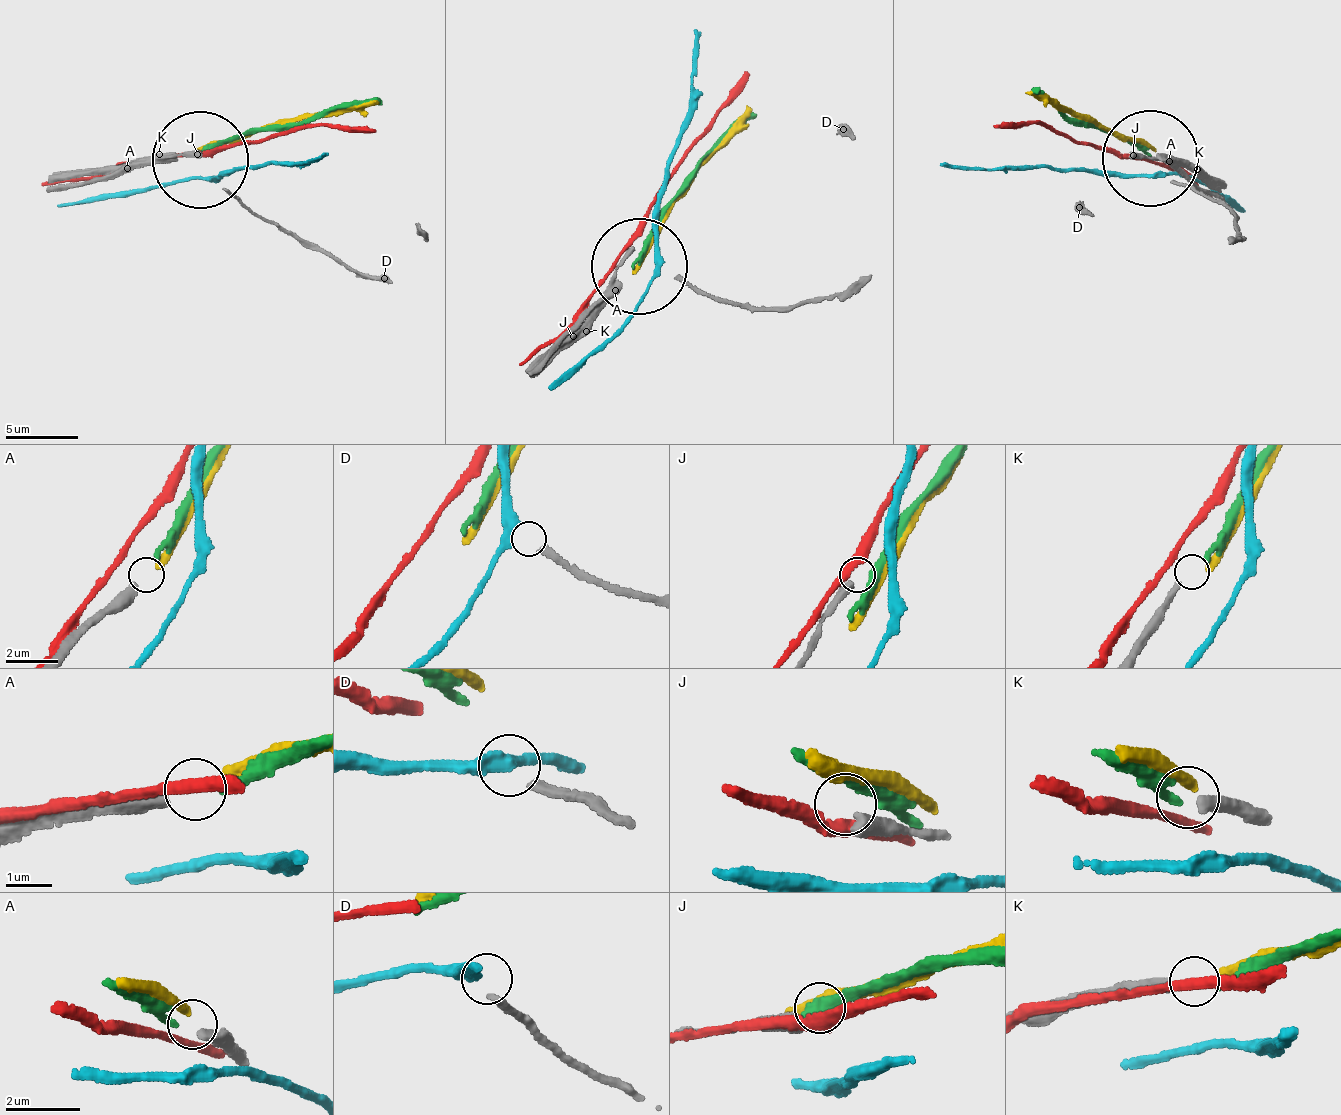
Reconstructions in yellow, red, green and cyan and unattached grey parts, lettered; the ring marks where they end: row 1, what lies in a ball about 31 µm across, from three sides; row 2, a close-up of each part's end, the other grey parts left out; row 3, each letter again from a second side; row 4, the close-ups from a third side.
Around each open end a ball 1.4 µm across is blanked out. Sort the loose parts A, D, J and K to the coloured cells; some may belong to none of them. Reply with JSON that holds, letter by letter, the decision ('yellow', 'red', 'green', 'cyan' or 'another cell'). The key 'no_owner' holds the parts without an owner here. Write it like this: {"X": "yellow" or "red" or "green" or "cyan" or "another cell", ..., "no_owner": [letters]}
{"A": "yellow", "D": "cyan", "J": "another cell", "K": "green", "no_owner": ["J"]}

